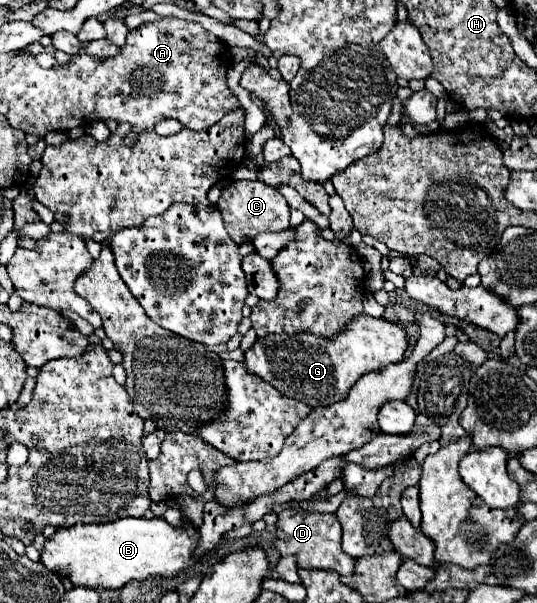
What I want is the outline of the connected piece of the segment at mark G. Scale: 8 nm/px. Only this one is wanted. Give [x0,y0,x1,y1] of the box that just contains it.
[245,314,407,408]

